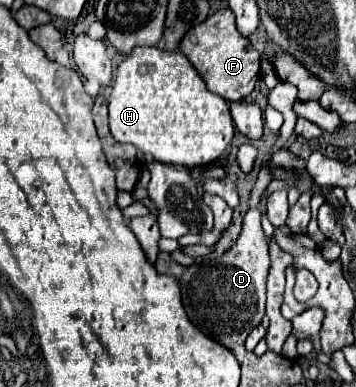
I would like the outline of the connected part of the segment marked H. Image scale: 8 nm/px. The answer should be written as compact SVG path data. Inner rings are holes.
M135 47L119 63L109 97L109 129L119 143L131 143L139 151L153 155L155 161L189 169L207 165L221 157L235 133L229 103L225 103L223 97L207 91L203 79L195 73L189 59L179 49L165 51L159 47Z

